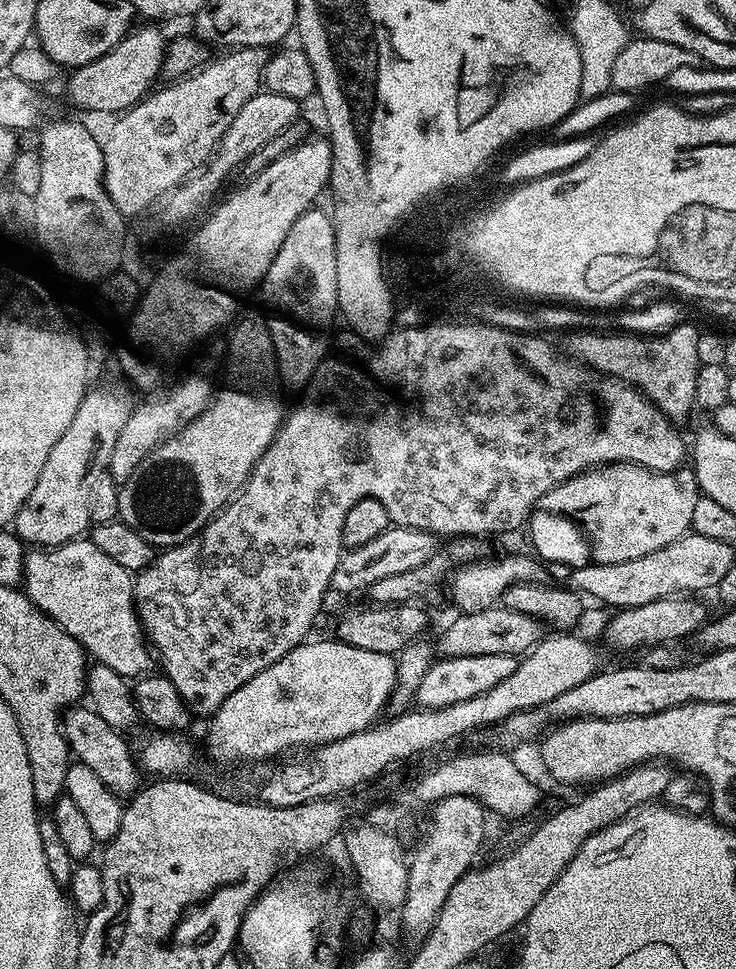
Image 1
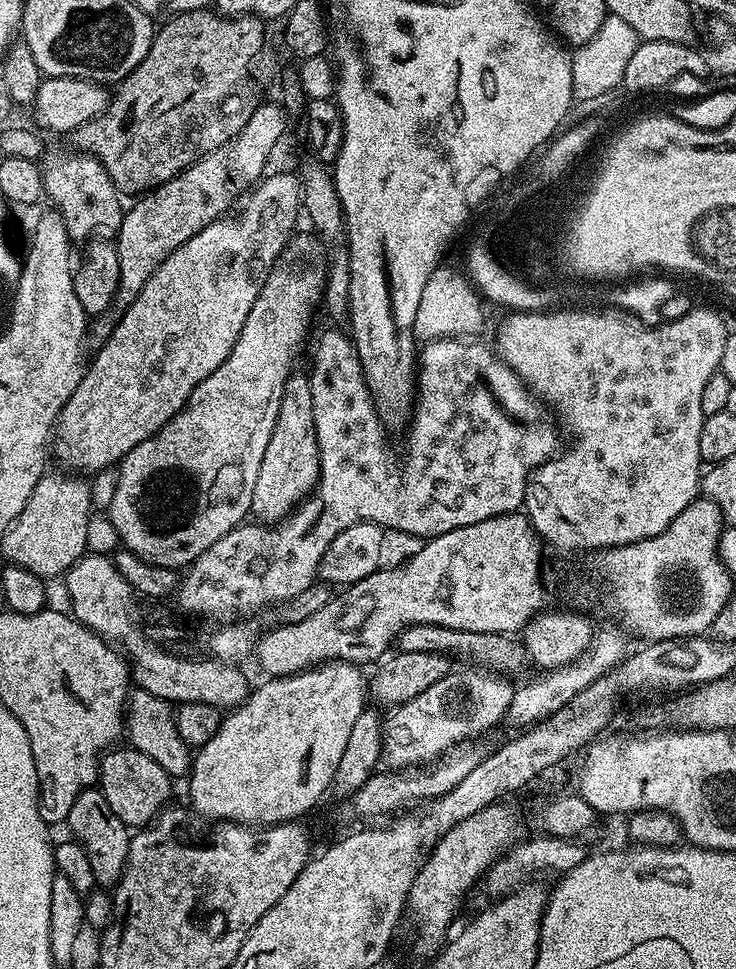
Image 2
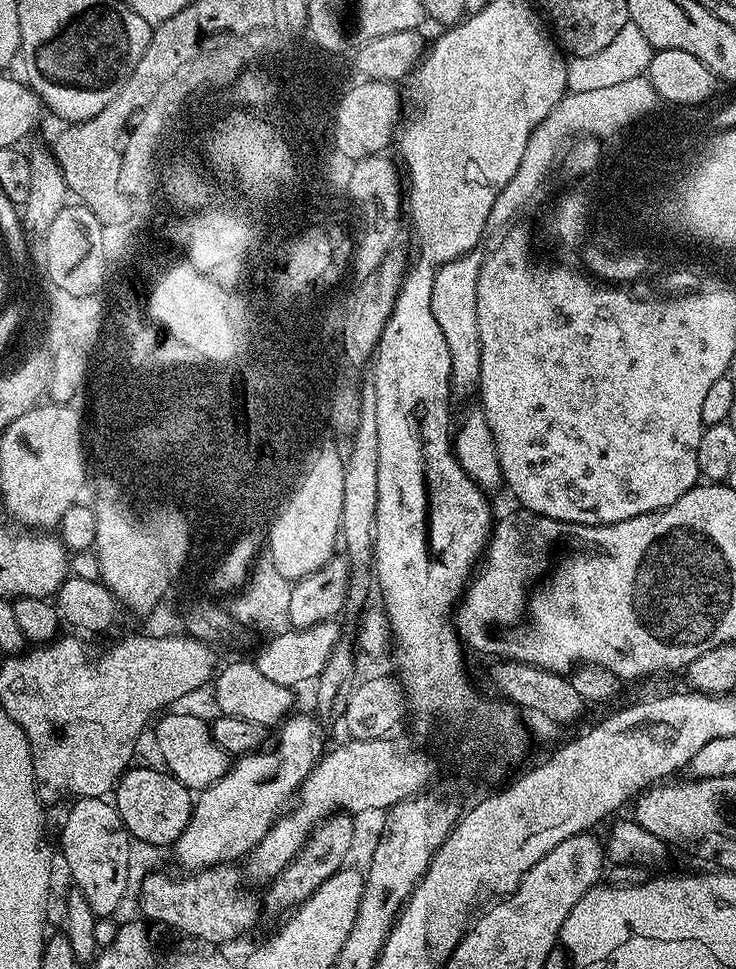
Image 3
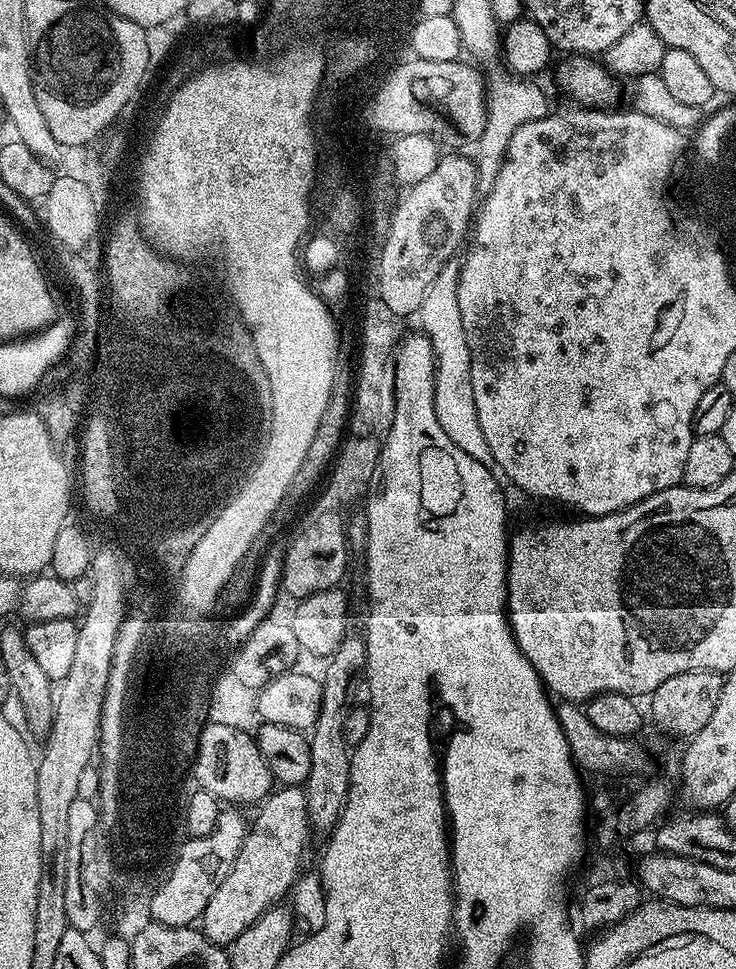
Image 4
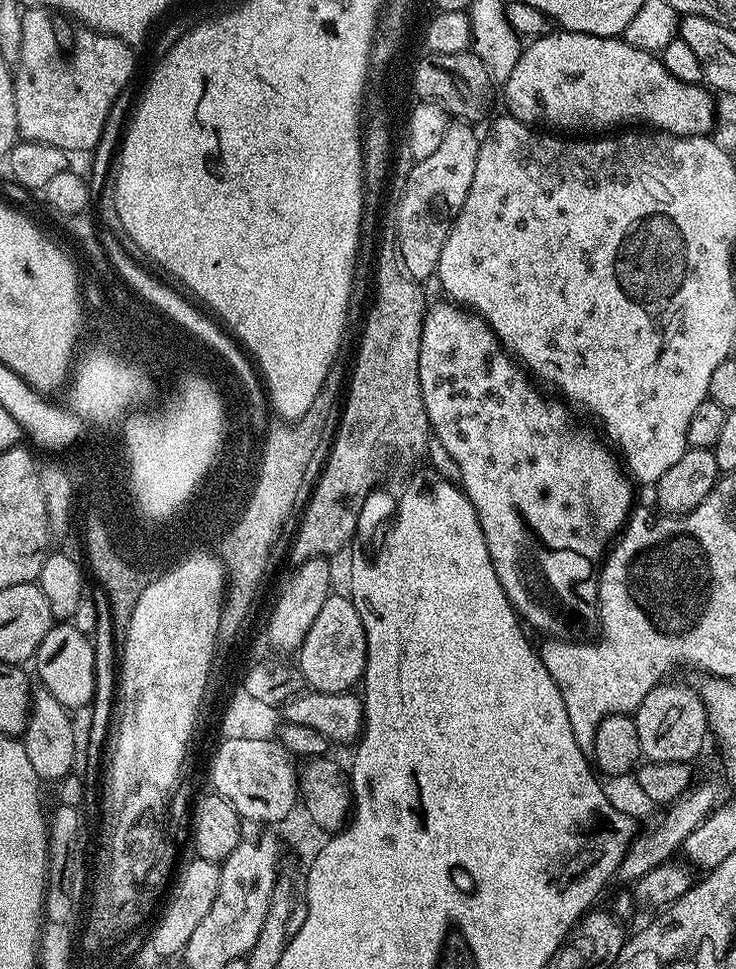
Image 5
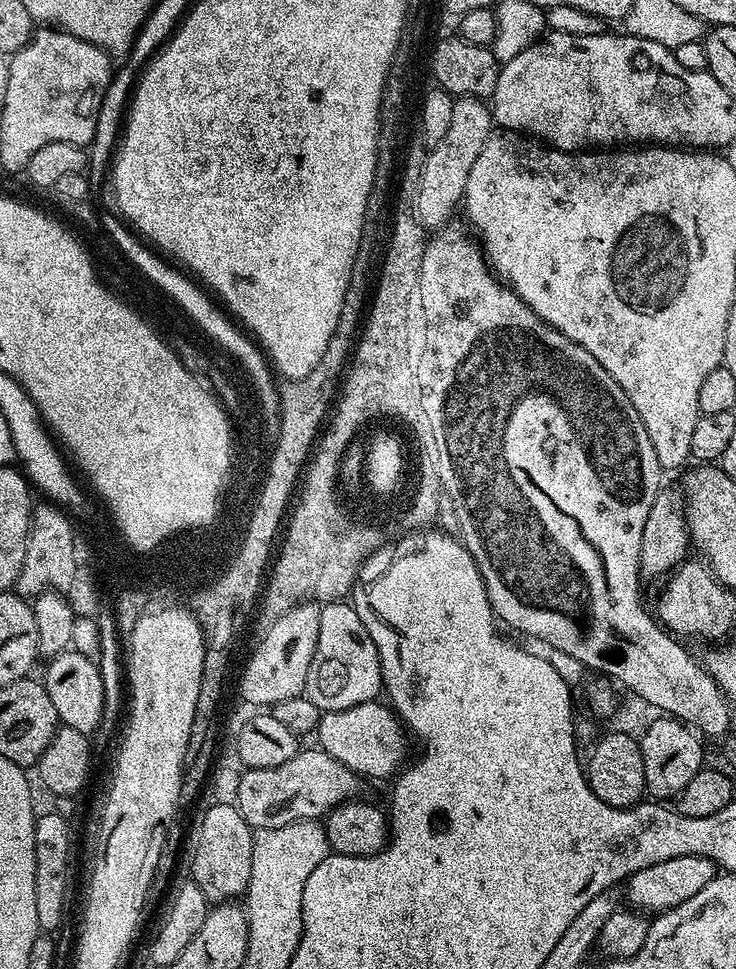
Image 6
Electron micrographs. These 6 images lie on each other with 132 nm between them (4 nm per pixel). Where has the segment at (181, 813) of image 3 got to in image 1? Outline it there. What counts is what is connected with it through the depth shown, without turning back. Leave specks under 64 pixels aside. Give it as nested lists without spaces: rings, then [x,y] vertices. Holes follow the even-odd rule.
[[[91,707],[76,708],[72,713],[67,713],[62,724],[62,731],[68,740],[71,755],[79,763],[90,766],[110,791],[121,798],[128,798],[141,787],[142,768],[134,752],[128,749],[128,744],[123,740],[121,733],[112,728]]]

